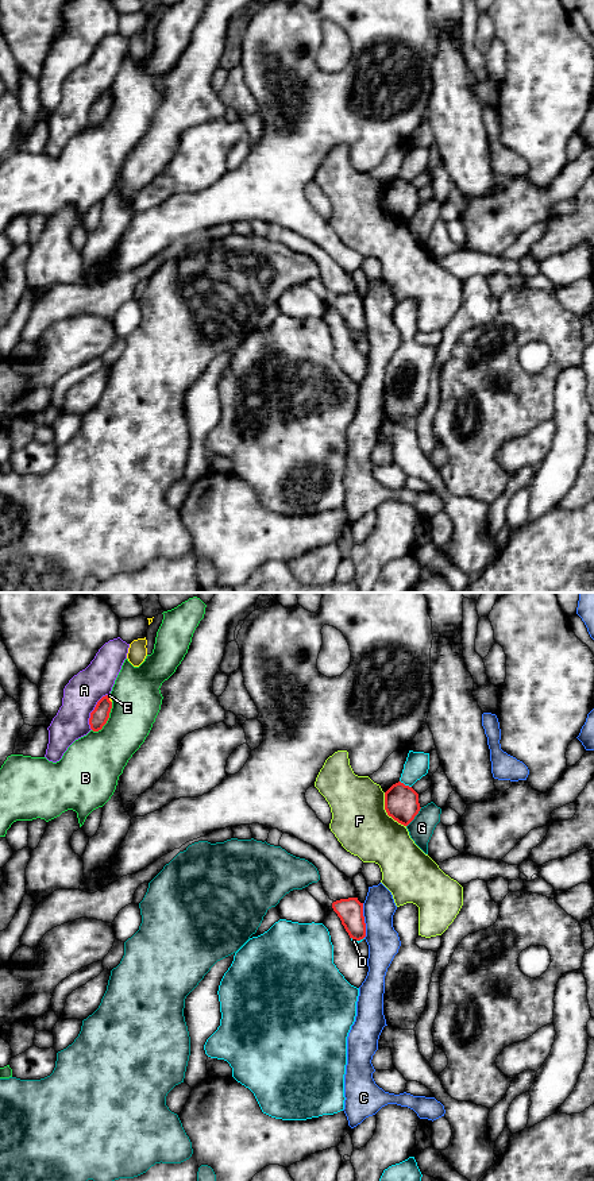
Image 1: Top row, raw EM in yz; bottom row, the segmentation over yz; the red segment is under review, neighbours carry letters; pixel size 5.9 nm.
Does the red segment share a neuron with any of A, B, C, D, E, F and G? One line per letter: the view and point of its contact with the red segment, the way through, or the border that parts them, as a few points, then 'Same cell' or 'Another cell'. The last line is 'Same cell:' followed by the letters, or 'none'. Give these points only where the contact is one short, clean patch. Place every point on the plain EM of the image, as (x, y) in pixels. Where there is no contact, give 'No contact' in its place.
A: Touches red at yz (92, 107). Another cell
B: Touches red at yz (107, 115). Another cell
C: Touches red at yz (363, 316). Boundary: yz (362, 298), (365, 332). Another cell
D: Touches red at yz (404, 180). Another cell
E: Touches red at yz (108, 95). Another cell
F: Touches red at yz (386, 207). Another cell
G: Touches red at yz (415, 211). Another cell
Same cell: none

